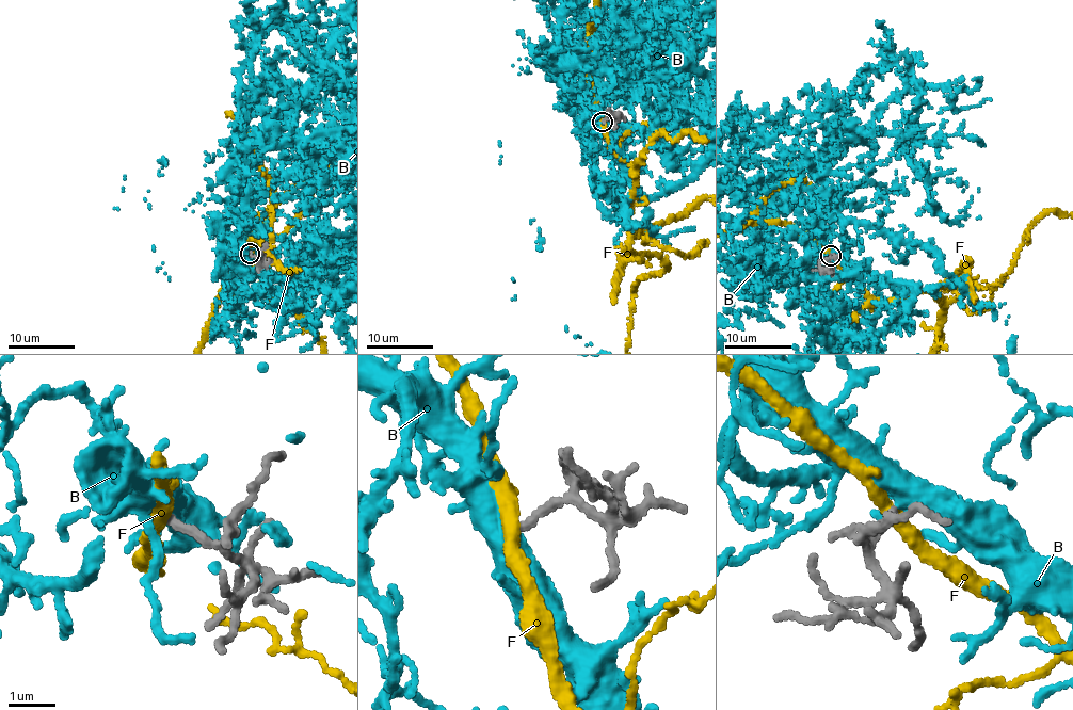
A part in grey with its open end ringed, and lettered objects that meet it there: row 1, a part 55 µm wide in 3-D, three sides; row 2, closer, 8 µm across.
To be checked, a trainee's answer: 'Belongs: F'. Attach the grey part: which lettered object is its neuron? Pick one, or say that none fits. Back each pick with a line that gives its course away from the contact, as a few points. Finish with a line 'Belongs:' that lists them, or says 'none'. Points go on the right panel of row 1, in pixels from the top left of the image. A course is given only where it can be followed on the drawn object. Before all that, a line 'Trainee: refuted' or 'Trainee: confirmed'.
Trainee: refuted
Belongs: B

